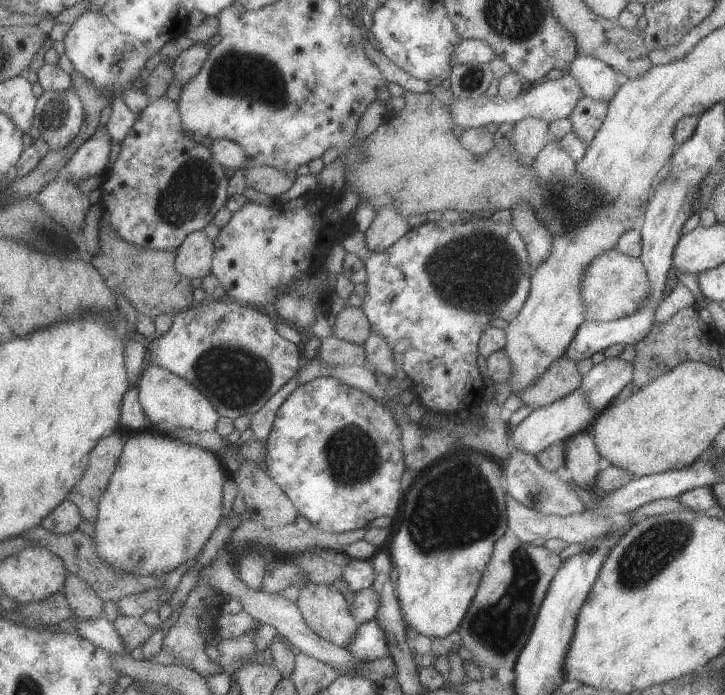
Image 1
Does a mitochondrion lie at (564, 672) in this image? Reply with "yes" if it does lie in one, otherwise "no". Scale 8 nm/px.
no

